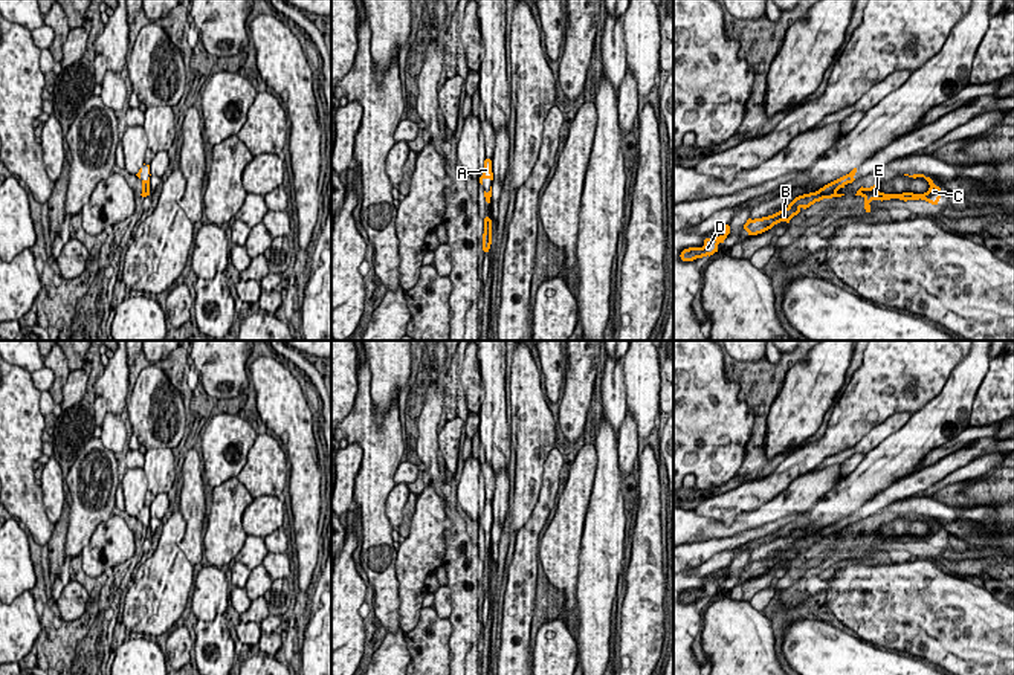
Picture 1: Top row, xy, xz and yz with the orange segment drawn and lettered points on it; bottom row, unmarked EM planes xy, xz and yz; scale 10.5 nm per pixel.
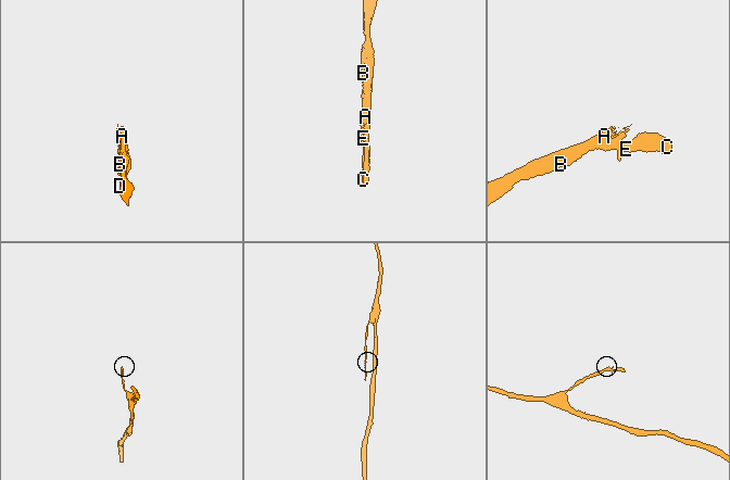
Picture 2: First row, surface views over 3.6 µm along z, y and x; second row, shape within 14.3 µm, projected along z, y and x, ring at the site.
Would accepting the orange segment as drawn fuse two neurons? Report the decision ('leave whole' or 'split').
leave whole

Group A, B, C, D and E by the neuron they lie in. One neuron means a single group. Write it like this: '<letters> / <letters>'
A B C D E

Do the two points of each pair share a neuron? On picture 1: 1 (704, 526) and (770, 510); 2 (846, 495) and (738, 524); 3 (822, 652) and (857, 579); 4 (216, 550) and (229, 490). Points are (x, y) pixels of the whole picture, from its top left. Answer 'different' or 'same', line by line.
1: same
2: different
3: different
4: same

